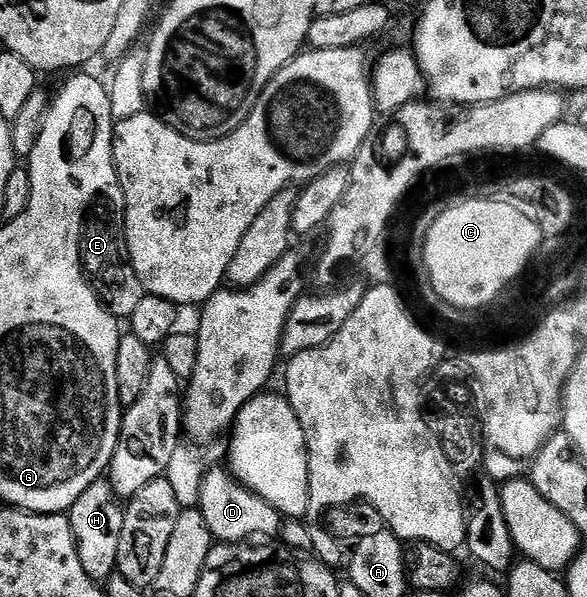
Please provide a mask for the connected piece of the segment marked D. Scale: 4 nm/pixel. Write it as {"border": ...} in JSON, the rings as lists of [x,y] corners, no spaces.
{"border":[[[228,470],[209,471],[202,477],[197,487],[196,506],[207,521],[217,543],[244,544],[252,535],[273,535],[280,532],[283,517],[265,499],[261,499],[247,488],[241,486]]]}

